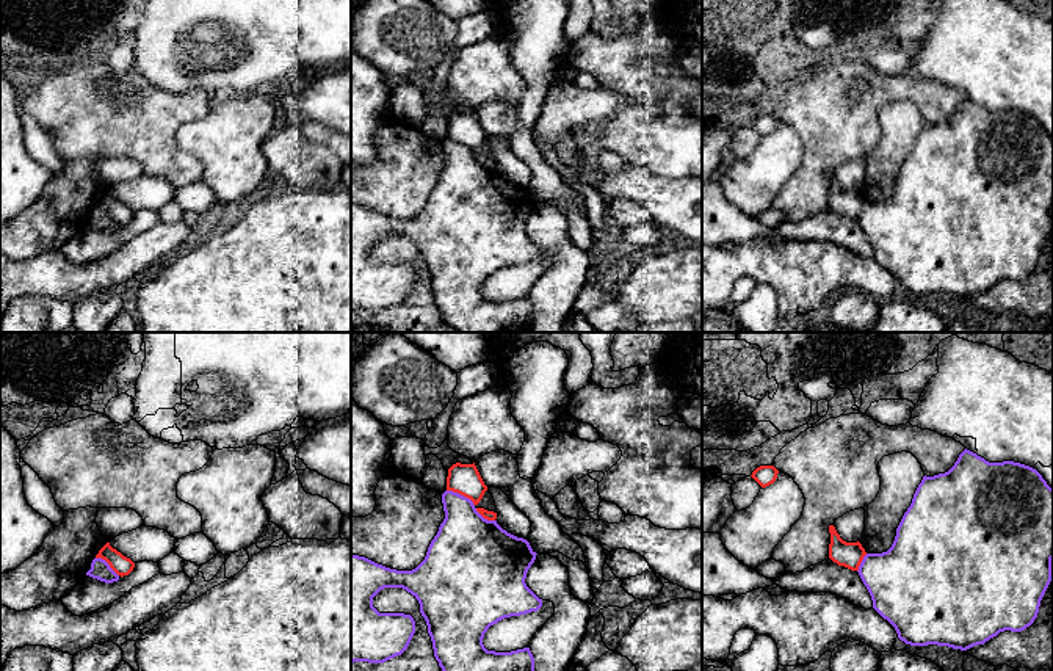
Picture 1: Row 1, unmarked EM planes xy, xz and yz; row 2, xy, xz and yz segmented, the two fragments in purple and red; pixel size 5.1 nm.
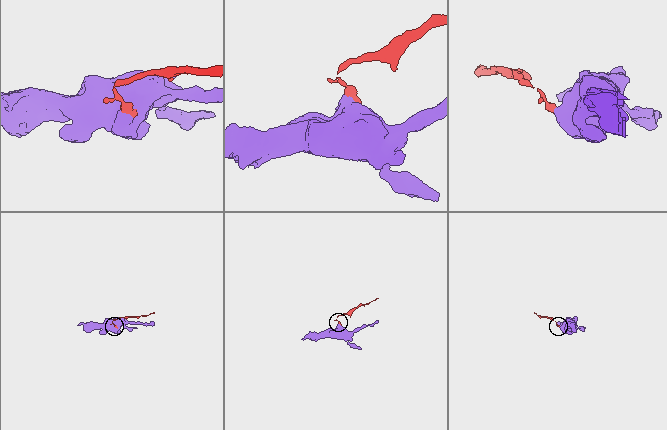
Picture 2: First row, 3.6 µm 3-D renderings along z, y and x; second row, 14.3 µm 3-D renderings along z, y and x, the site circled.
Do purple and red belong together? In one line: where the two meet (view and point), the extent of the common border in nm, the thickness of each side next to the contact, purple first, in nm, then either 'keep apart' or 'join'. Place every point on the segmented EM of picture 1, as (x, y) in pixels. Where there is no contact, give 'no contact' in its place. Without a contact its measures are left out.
meets purple in xz at (459, 494); contact 170 nm long; 300 nm thick on the purple side, 160 nm on the other; keep apart

